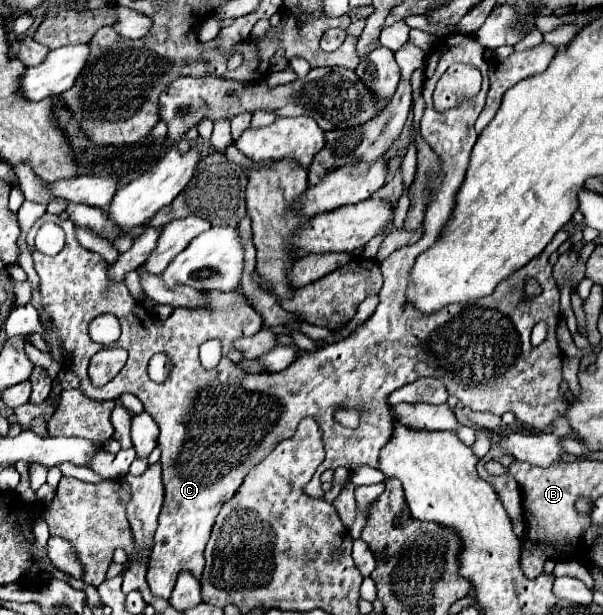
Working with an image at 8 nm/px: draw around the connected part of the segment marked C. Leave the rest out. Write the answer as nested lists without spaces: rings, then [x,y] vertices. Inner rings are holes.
[[[450,34],[442,40],[438,40],[434,44],[434,48],[430,50],[428,58],[426,58],[426,72],[424,72],[424,88],[422,88],[422,98],[426,102],[424,108],[424,116],[420,120],[420,134],[422,138],[430,144],[430,148],[438,154],[440,158],[440,172],[430,180],[430,200],[426,204],[424,210],[424,234],[422,238],[412,244],[412,246],[404,246],[400,250],[396,250],[394,254],[390,254],[390,258],[386,258],[380,268],[382,268],[382,276],[384,276],[384,286],[380,290],[380,304],[374,310],[374,314],[360,324],[348,338],[342,338],[338,342],[332,342],[324,348],[318,348],[316,352],[310,352],[302,358],[298,358],[290,368],[282,370],[282,372],[274,372],[274,374],[246,374],[244,370],[236,368],[236,362],[228,358],[228,352],[234,350],[234,342],[242,336],[252,336],[262,328],[262,320],[260,316],[254,312],[254,308],[248,304],[248,300],[240,294],[240,292],[208,292],[206,294],[206,302],[204,306],[198,308],[174,308],[174,312],[160,322],[158,318],[150,318],[148,312],[144,312],[142,306],[134,306],[134,298],[128,292],[128,288],[124,284],[118,286],[110,286],[110,282],[106,282],[106,272],[102,268],[100,256],[94,252],[88,252],[86,248],[82,248],[76,240],[74,234],[74,224],[70,220],[60,220],[58,216],[52,214],[44,214],[40,220],[36,220],[36,224],[32,226],[32,230],[28,232],[28,246],[34,250],[34,236],[38,232],[38,228],[44,222],[54,222],[58,224],[64,232],[66,232],[66,246],[60,254],[56,256],[46,256],[38,250],[32,252],[34,258],[34,268],[40,276],[40,296],[42,296],[42,304],[44,310],[48,312],[48,316],[52,318],[52,326],[58,330],[58,334],[64,340],[64,348],[66,348],[66,366],[70,370],[74,370],[80,380],[82,386],[80,390],[96,400],[116,400],[120,398],[120,394],[130,392],[134,396],[138,396],[138,400],[144,404],[144,410],[154,418],[154,422],[160,428],[160,436],[158,436],[158,446],[162,448],[162,478],[164,478],[164,486],[166,486],[166,496],[164,496],[164,506],[158,518],[158,528],[154,534],[154,552],[150,556],[150,566],[148,566],[148,586],[152,590],[154,596],[160,598],[170,598],[174,582],[176,582],[176,574],[180,570],[192,570],[196,578],[200,578],[202,570],[204,570],[204,548],[206,542],[210,540],[210,530],[216,522],[218,510],[222,508],[224,502],[228,502],[240,488],[244,476],[248,474],[248,470],[258,464],[262,458],[266,458],[266,454],[270,454],[274,450],[274,446],[286,438],[290,438],[294,434],[294,430],[298,428],[298,422],[302,418],[314,418],[320,424],[320,430],[324,434],[324,444],[326,444],[326,458],[320,464],[320,468],[316,470],[316,474],[312,476],[312,480],[306,486],[306,494],[312,498],[322,498],[324,490],[320,484],[320,474],[328,468],[336,470],[340,466],[345,466],[349,470],[355,470],[358,466],[378,466],[378,452],[380,448],[390,440],[392,434],[392,418],[386,406],[386,398],[388,394],[392,394],[394,390],[402,388],[404,384],[410,384],[422,376],[432,376],[432,378],[440,378],[450,394],[456,394],[456,398],[466,404],[472,410],[478,412],[492,412],[492,414],[504,414],[504,412],[514,412],[516,420],[520,424],[528,424],[530,428],[542,432],[544,428],[548,428],[558,416],[564,416],[568,410],[568,402],[566,398],[560,394],[560,380],[562,380],[562,352],[556,340],[556,326],[558,326],[558,318],[560,318],[560,292],[556,288],[556,282],[552,280],[552,266],[548,264],[548,256],[552,252],[558,250],[558,246],[570,236],[568,232],[560,230],[552,242],[542,250],[542,254],[538,254],[536,258],[532,258],[524,268],[516,270],[510,278],[502,280],[496,290],[482,298],[482,300],[474,300],[474,302],[464,302],[464,304],[448,304],[432,314],[424,314],[420,310],[414,308],[412,302],[406,300],[406,288],[408,288],[408,276],[410,270],[414,268],[414,262],[418,258],[418,254],[422,254],[424,250],[428,250],[444,232],[446,224],[450,222],[450,218],[454,216],[454,202],[456,202],[456,194],[462,188],[462,182],[466,178],[466,166],[470,160],[470,152],[476,144],[476,132],[474,132],[474,122],[480,116],[484,102],[486,102],[486,94],[488,94],[488,64],[484,60],[484,48],[478,42],[476,34]],[[456,62],[464,62],[464,64],[472,64],[476,68],[480,68],[482,72],[482,90],[478,92],[474,100],[465,101],[454,110],[448,112],[434,112],[432,108],[432,92],[436,88],[436,82],[440,80],[440,76]],[[526,278],[534,278],[540,286],[542,286],[542,294],[540,296],[532,296],[526,298],[524,294],[524,282]],[[98,314],[114,314],[120,324],[122,324],[122,336],[112,344],[118,348],[126,348],[128,350],[128,370],[130,372],[144,372],[144,374],[118,374],[112,382],[108,382],[106,386],[94,386],[90,382],[88,376],[88,367],[90,360],[98,350],[102,350],[102,344],[96,344],[90,334],[88,334],[88,324],[92,320],[92,316]],[[540,320],[548,322],[548,338],[544,344],[540,346],[532,346],[530,344],[530,332],[534,328],[534,324],[538,324]],[[218,338],[224,346],[224,354],[220,364],[214,370],[204,370],[198,358],[198,348],[202,342]],[[156,352],[166,352],[172,362],[172,376],[164,382],[164,384],[156,384],[148,378],[146,374],[146,366],[152,354]],[[338,406],[352,406],[352,408],[360,408],[364,410],[368,406],[368,412],[362,412],[360,416],[360,426],[356,430],[344,428],[342,424],[338,424],[332,418],[334,408]],[[228,458],[246,458],[240,464],[224,464],[220,460],[228,460]]]

